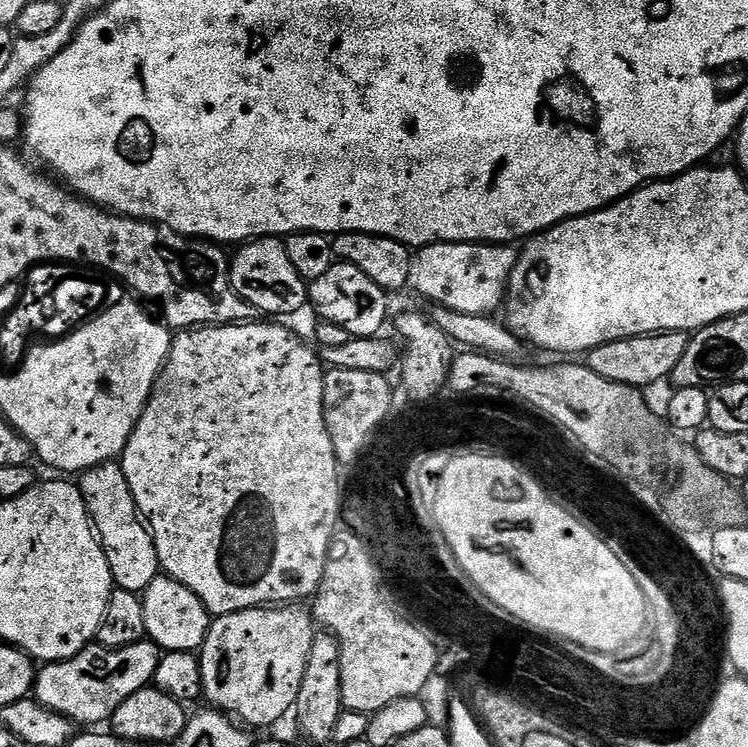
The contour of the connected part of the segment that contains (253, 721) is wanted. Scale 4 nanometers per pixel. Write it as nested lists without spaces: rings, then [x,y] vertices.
[[[296,602],[247,608],[241,612],[215,617],[198,653],[204,687],[203,699],[208,699],[213,709],[231,714],[241,725],[252,730],[268,728],[271,724],[278,723],[287,712],[289,715],[296,707],[302,674],[306,674],[306,662],[310,658],[310,642],[314,642],[317,631],[311,611]]]

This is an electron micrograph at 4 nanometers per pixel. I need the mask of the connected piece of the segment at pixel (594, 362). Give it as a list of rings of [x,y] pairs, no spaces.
[[[658,332],[651,336],[606,342],[587,353],[586,363],[590,370],[594,370],[594,374],[602,374],[602,378],[610,378],[610,382],[648,390],[651,384],[659,380],[667,381],[671,377],[674,366],[678,366],[678,362],[682,362],[682,354],[686,354],[689,339],[687,332]]]

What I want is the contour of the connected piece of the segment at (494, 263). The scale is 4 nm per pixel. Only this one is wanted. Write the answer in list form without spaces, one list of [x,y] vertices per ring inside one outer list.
[[[428,244],[412,257],[411,287],[417,288],[433,305],[458,310],[458,314],[492,316],[501,311],[506,299],[508,276],[516,264],[517,253],[498,244]]]

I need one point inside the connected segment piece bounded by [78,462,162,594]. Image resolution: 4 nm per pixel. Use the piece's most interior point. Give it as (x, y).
(134, 563)

